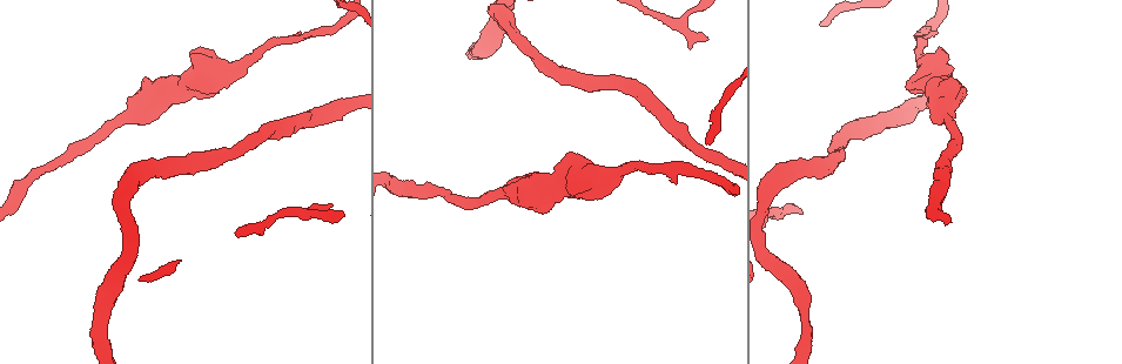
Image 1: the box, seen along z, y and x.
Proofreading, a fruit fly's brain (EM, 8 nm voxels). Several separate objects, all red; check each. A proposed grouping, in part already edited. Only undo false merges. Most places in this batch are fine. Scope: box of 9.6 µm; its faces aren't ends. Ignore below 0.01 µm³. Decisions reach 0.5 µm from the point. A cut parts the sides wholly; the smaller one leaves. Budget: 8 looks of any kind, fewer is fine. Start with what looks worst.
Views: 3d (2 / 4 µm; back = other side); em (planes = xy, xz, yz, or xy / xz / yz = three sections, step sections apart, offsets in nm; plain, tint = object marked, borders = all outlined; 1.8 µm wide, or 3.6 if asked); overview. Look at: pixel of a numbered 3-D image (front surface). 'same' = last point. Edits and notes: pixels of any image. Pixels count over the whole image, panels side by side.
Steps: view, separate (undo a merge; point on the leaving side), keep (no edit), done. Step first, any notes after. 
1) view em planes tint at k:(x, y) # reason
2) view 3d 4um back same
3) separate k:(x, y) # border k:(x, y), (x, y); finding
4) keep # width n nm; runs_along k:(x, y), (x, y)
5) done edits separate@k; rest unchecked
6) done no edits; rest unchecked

view em planes tint at 1:(303, 215) # arms part here

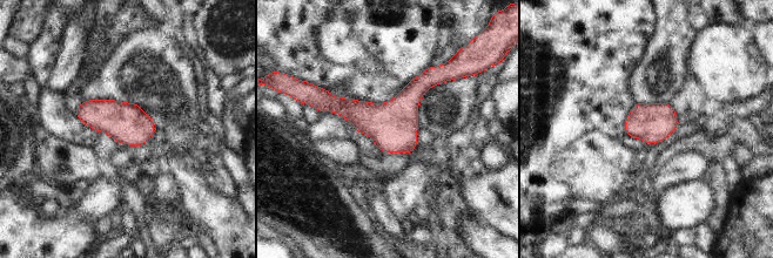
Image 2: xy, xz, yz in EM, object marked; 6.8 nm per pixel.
keep # continuous, no second neuron

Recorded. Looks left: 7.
view 3d 4um at 1:(617, 172) # sudden change in width

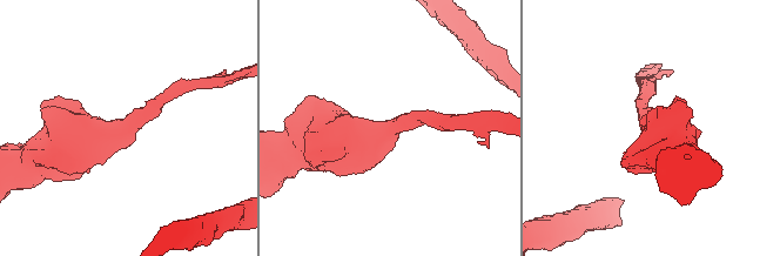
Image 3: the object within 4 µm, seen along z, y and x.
view em 3.6um xz step 8 tint at 3:(131, 126) # arm_widths 200, 800 nm; now the EM

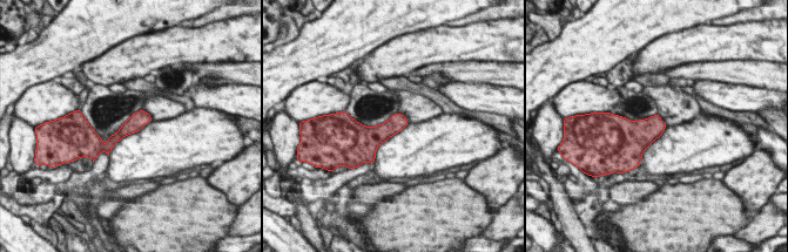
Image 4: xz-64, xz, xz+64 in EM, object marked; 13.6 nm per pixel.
keep # runs_along 4:(147, 117), (141, 117), (107, 147); continuous, no second neuron

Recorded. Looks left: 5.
view em 3.6um yz step 8 tint at 1:(136, 113)

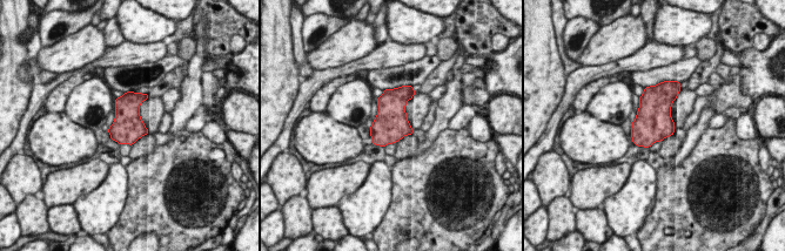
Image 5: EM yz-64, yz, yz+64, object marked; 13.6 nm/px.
view em 3.6um planes tint same # cut it another way

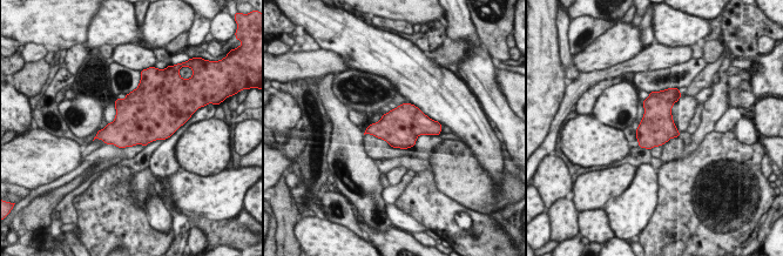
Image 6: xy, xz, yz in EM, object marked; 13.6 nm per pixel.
keep # one neuron here

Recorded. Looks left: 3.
done no edits; rest unchecked

